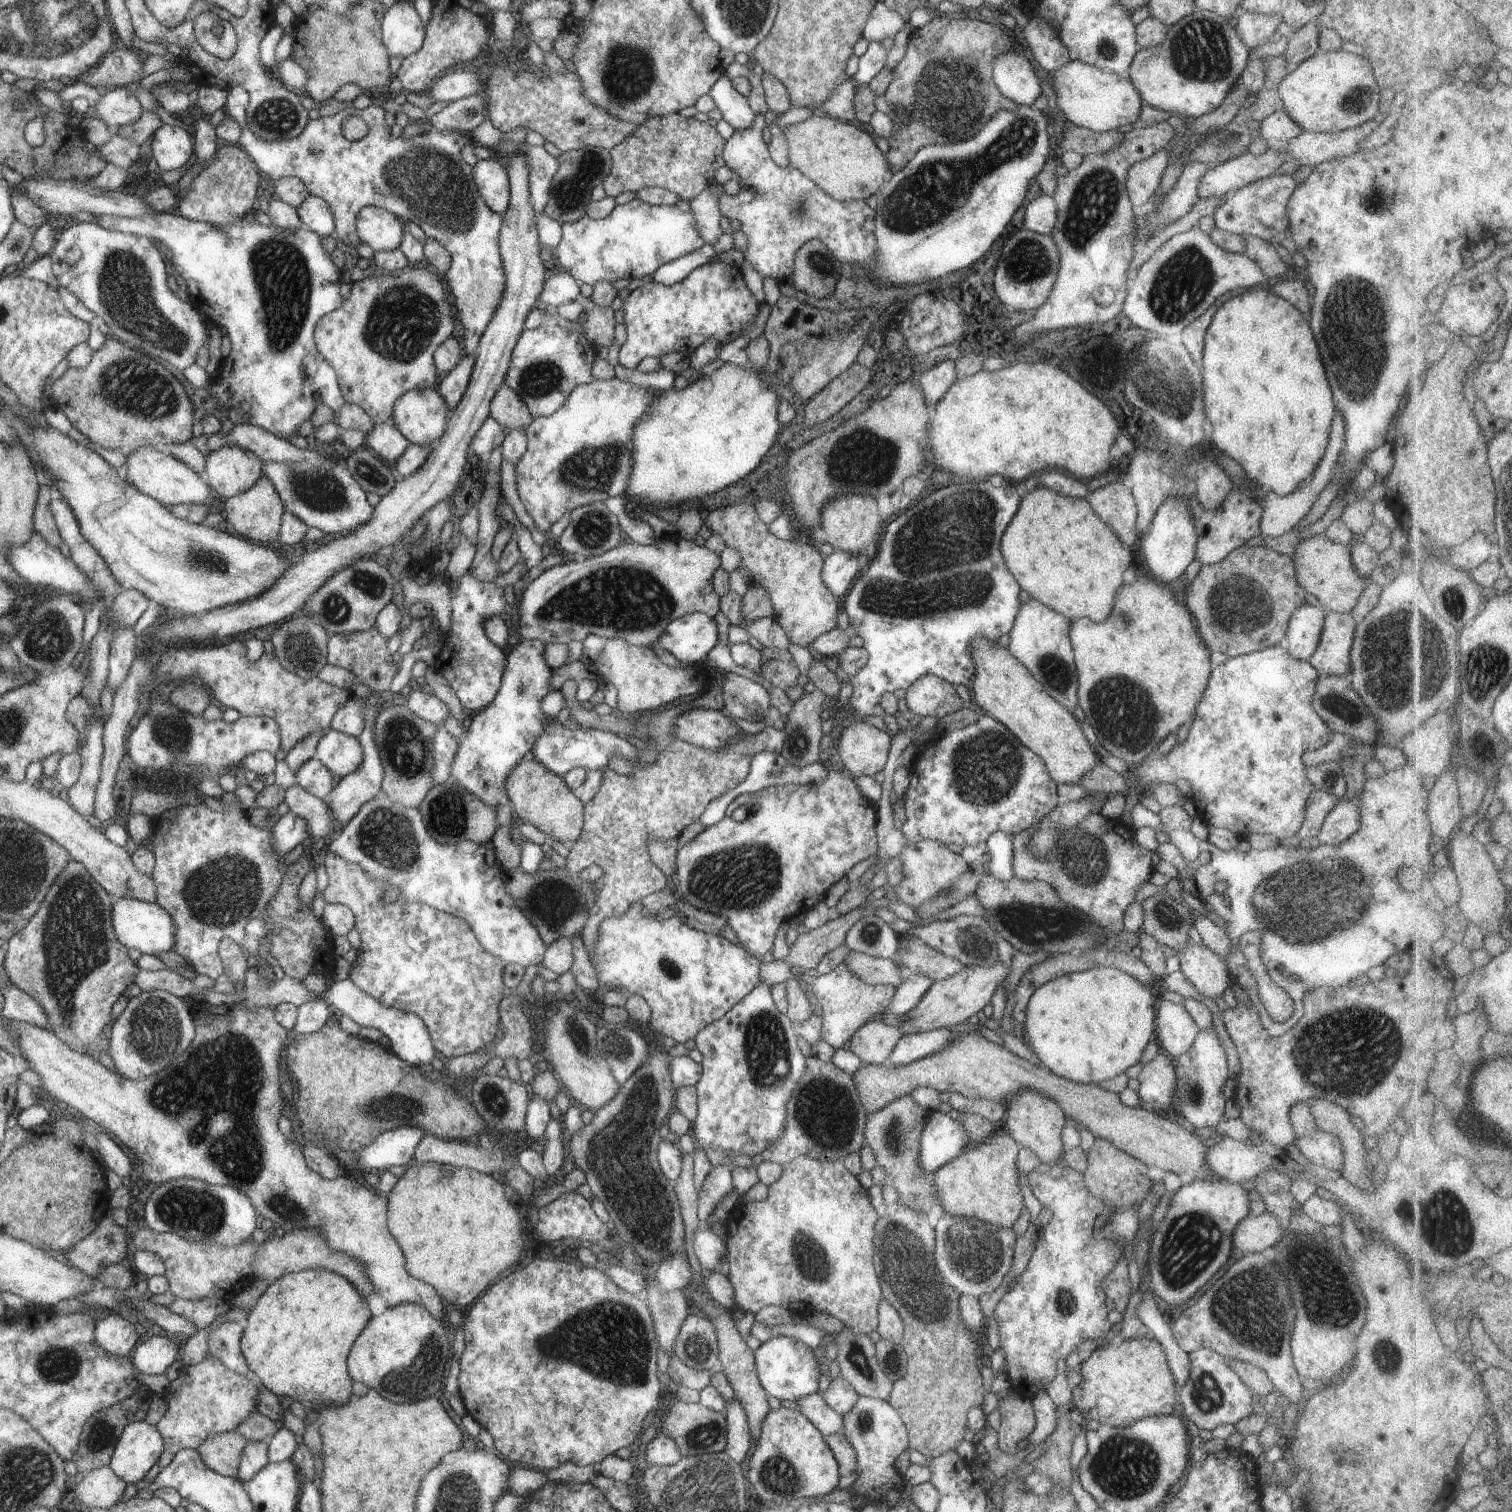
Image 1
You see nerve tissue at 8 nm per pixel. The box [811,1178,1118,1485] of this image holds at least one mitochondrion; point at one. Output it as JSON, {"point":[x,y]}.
{"point":[976,1254]}

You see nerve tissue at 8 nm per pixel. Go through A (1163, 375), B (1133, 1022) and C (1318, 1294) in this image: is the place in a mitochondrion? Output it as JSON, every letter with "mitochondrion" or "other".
{"A":"mitochondrion","B":"other","C":"mitochondrion"}

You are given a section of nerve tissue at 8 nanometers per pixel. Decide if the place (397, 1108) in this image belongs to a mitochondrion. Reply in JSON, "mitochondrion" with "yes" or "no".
{"mitochondrion":"yes"}

